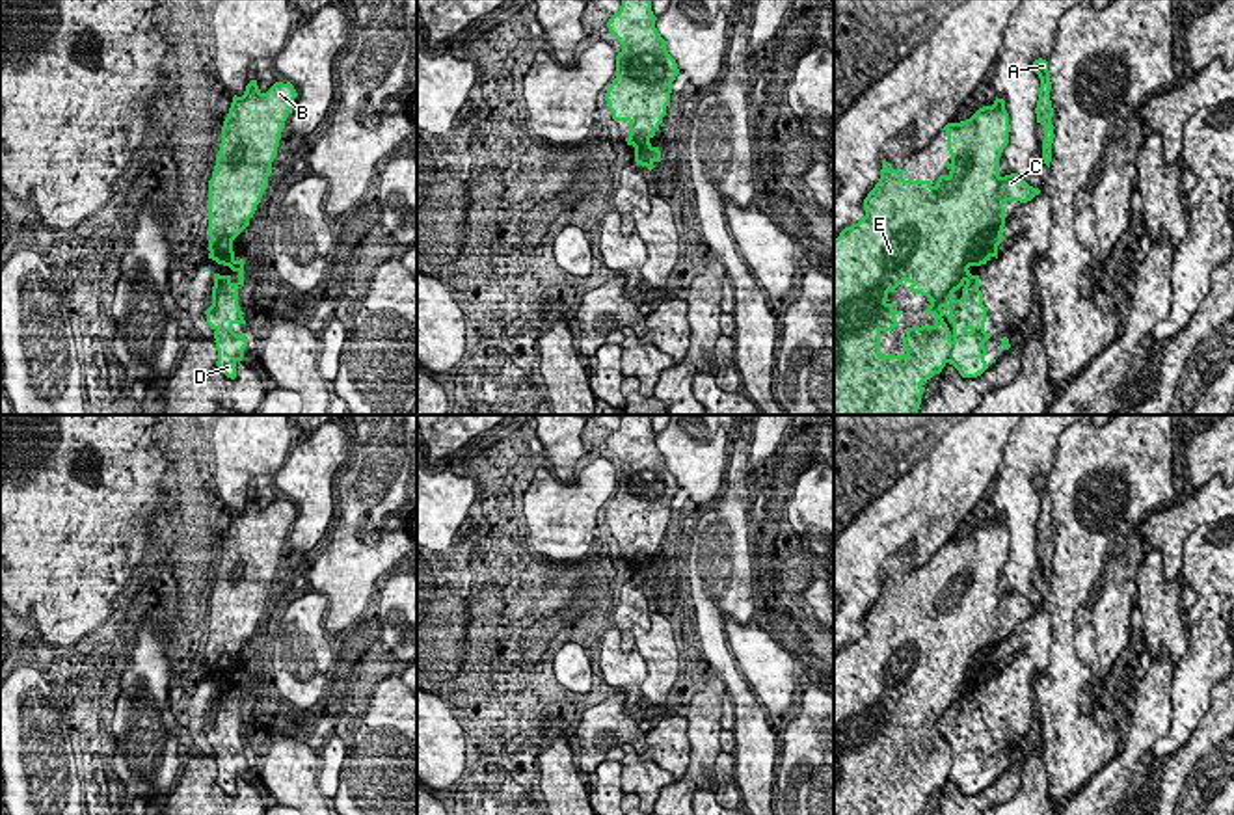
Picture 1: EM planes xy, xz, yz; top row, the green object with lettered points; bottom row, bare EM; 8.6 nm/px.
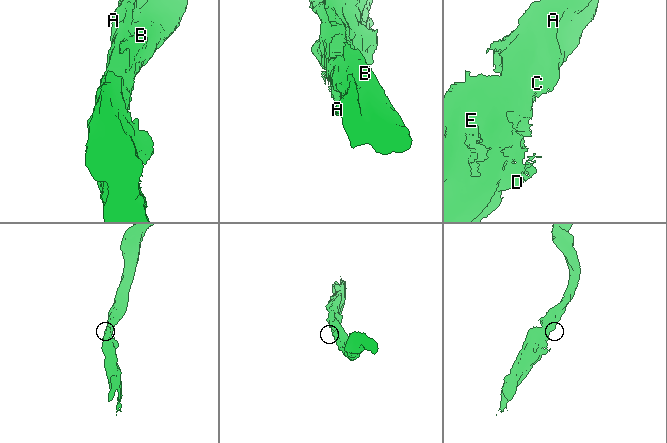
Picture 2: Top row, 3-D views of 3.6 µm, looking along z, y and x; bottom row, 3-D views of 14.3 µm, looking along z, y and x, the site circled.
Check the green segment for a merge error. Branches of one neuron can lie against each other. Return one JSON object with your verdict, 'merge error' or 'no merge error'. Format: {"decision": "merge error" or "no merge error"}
{"decision": "merge error"}

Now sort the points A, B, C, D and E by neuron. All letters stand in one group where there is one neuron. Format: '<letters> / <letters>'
A B C E / D

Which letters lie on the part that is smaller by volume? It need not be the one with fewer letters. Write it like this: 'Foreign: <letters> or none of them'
Foreign: D

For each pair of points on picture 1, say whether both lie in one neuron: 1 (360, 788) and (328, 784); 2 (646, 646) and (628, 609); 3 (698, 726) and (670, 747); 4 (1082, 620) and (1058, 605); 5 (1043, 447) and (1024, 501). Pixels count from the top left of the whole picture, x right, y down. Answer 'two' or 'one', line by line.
1: two
2: two
3: two
4: two
5: one

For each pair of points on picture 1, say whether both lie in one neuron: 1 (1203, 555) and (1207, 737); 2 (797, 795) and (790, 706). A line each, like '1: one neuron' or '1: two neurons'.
1: two neurons
2: two neurons

